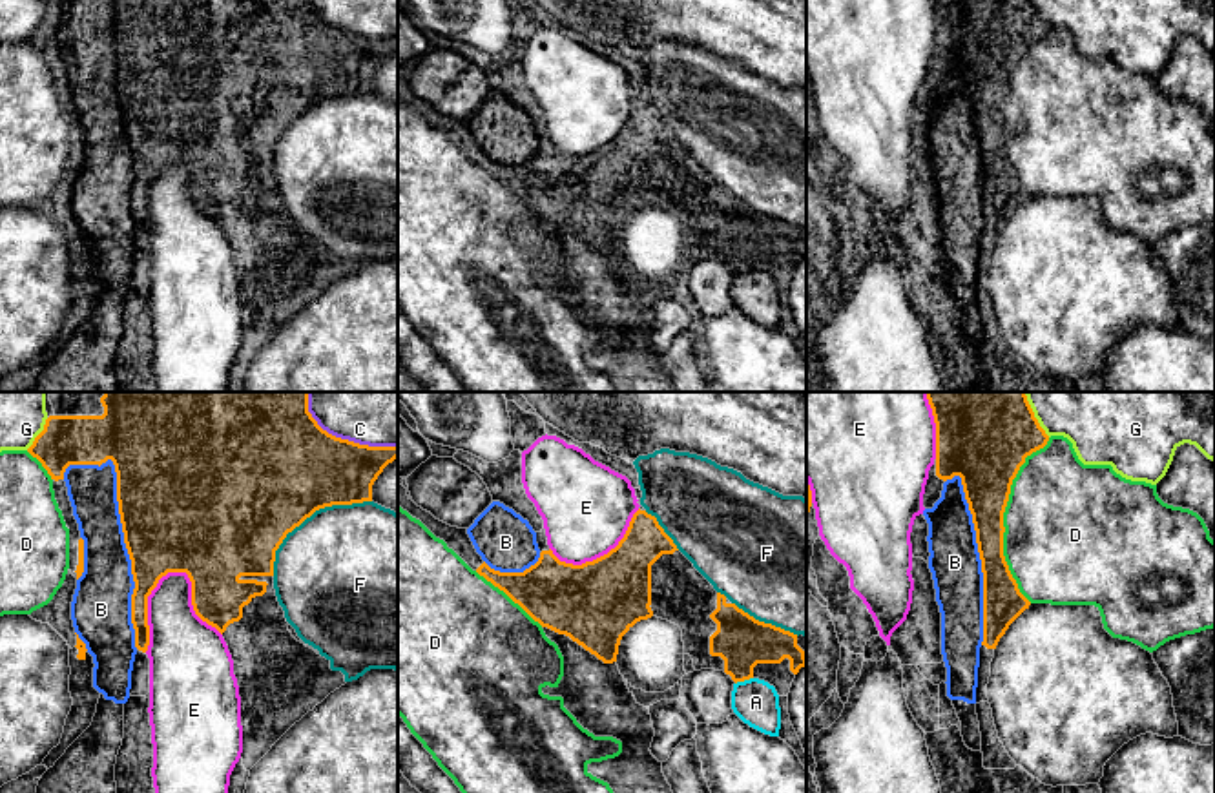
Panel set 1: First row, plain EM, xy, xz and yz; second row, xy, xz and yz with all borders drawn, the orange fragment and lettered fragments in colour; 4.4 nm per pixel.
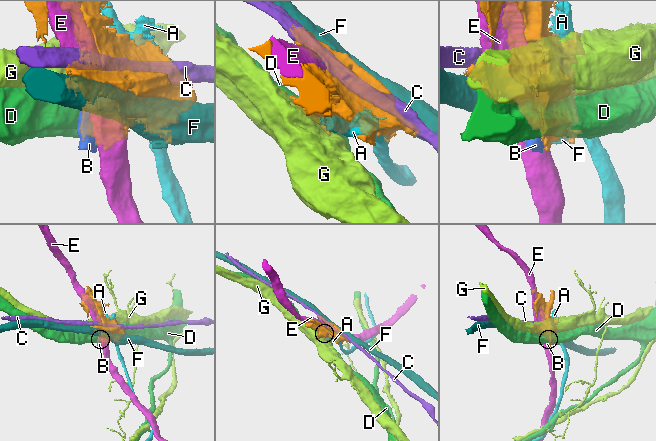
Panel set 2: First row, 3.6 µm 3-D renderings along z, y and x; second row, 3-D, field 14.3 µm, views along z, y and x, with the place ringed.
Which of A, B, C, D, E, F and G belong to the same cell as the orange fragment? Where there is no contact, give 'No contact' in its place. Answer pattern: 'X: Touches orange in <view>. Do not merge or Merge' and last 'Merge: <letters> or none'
A: Touches orange in xz. Do not merge
B: Touches orange in xy. Merge
C: Touches orange in xy. Do not merge
D: Touches orange in yz. Do not merge
E: Touches orange in xy. Do not merge
F: Touches orange in xy. Do not merge
G: Touches orange in xy. Do not merge
Merge: B

